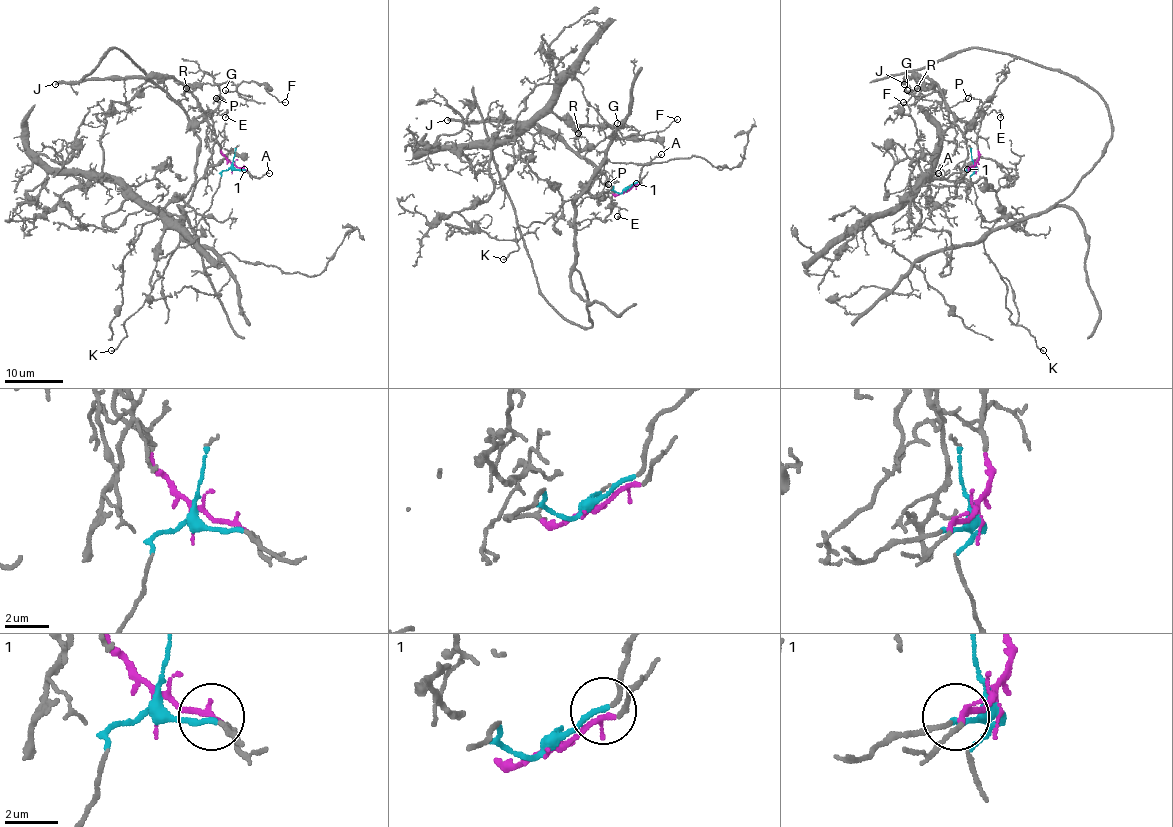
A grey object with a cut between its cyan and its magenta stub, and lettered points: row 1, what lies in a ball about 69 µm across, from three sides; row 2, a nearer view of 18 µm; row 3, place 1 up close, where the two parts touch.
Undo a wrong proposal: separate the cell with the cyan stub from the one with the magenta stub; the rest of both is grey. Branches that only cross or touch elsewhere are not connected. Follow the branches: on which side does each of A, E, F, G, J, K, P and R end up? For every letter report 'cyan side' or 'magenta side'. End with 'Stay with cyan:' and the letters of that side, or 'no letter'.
A: cyan side
E: magenta side
F: magenta side
G: magenta side
J: magenta side
K: cyan side
P: magenta side
R: magenta side
Stay with cyan: A, K

